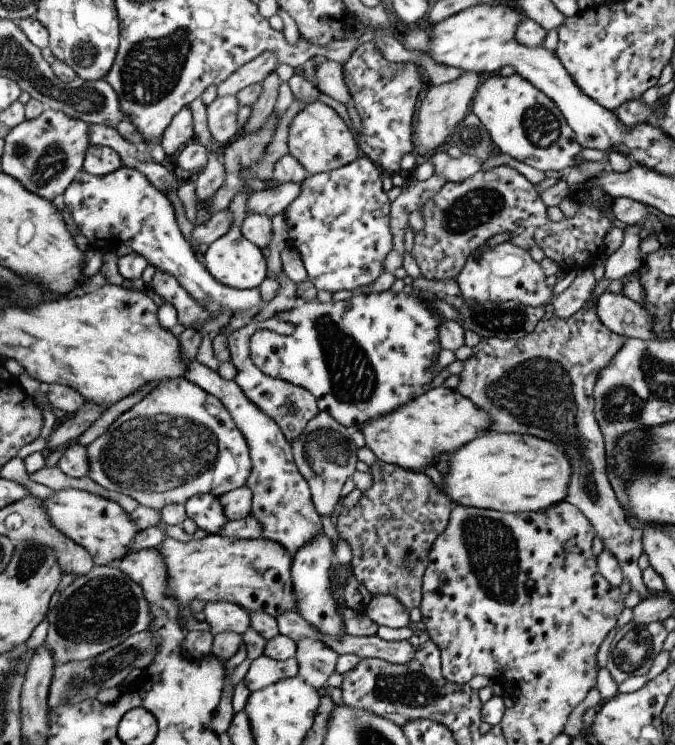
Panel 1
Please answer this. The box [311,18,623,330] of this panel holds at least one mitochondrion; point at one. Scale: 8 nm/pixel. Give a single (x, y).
(478, 206)

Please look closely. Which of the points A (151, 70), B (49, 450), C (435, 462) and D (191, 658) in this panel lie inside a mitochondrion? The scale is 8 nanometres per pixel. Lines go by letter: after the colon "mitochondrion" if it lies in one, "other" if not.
A: mitochondrion
B: other
C: other
D: other

